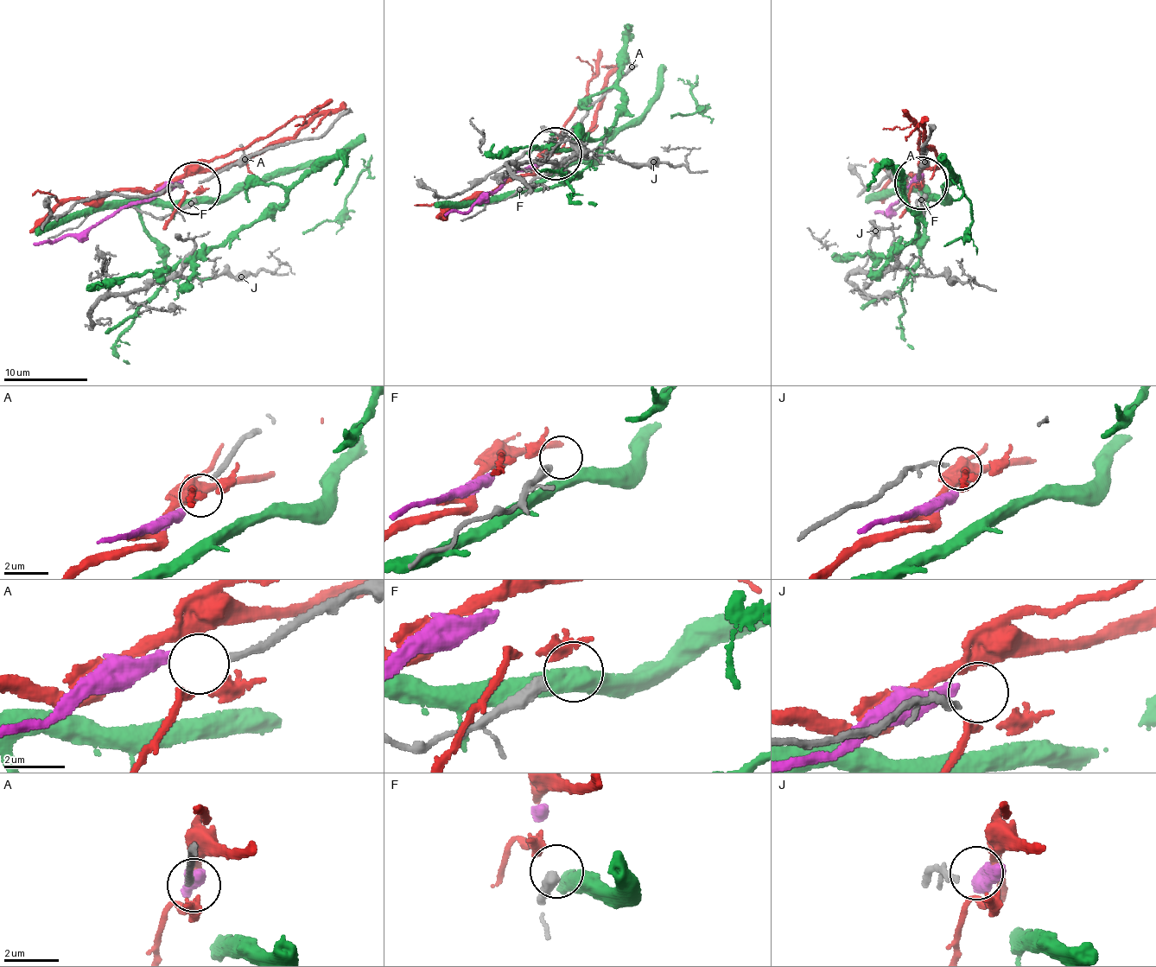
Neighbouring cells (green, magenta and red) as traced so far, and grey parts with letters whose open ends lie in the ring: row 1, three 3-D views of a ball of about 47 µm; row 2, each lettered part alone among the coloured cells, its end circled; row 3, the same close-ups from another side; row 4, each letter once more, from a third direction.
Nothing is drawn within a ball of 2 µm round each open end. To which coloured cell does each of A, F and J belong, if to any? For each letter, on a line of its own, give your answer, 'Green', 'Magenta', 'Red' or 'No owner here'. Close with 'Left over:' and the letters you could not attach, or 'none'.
A: Magenta
F: No owner here
J: No owner here
Left over: F, J

